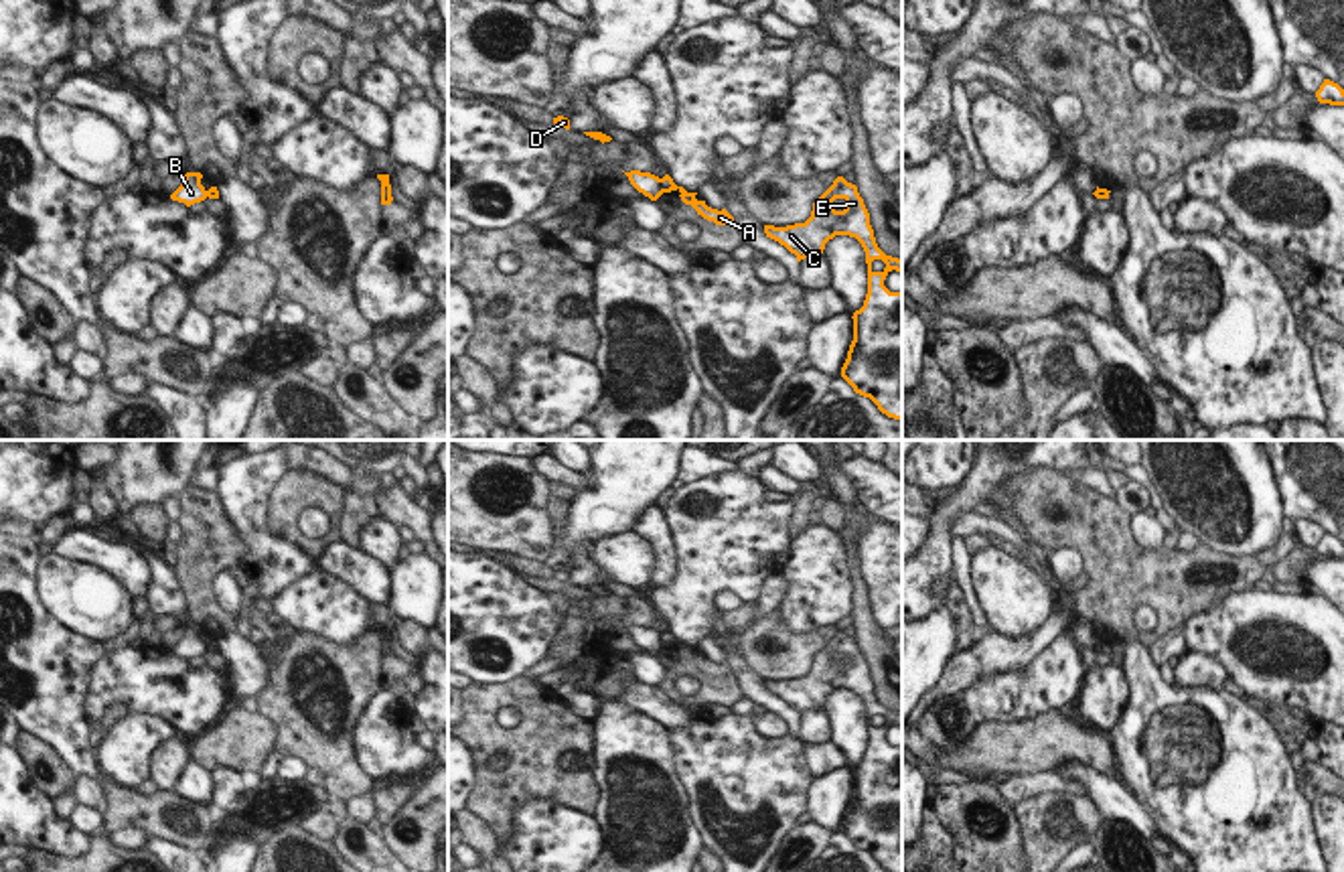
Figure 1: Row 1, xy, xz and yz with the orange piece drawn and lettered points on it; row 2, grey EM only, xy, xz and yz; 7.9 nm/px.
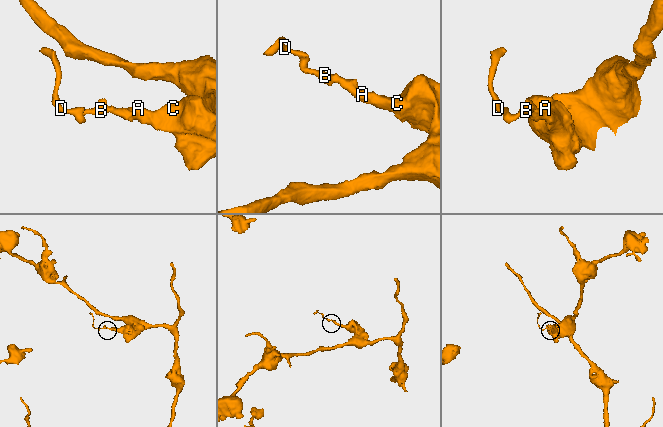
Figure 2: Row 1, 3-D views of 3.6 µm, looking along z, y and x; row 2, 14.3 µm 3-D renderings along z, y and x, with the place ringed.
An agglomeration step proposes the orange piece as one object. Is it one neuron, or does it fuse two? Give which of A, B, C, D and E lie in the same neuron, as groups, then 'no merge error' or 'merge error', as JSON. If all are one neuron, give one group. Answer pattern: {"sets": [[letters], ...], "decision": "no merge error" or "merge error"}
{"sets": [["A", "C", "E"], ["B", "D"]], "decision": "merge error"}

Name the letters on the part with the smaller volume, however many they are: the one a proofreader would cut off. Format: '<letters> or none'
B, D

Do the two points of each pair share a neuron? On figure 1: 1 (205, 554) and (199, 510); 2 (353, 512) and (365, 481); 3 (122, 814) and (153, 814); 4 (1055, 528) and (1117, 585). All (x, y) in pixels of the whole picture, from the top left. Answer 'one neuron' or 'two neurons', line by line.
1: one neuron
2: one neuron
3: one neuron
4: one neuron

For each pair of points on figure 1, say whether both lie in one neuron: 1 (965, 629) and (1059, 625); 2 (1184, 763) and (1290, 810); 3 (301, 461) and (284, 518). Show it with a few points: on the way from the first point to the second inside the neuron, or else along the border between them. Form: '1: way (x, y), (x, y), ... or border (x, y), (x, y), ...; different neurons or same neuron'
1: border (980, 633), (949, 660); different neurons
2: way (1211, 777), (1243, 810), (1263, 810); same neuron
3: border (286, 469), (309, 469), (343, 487); different neurons

